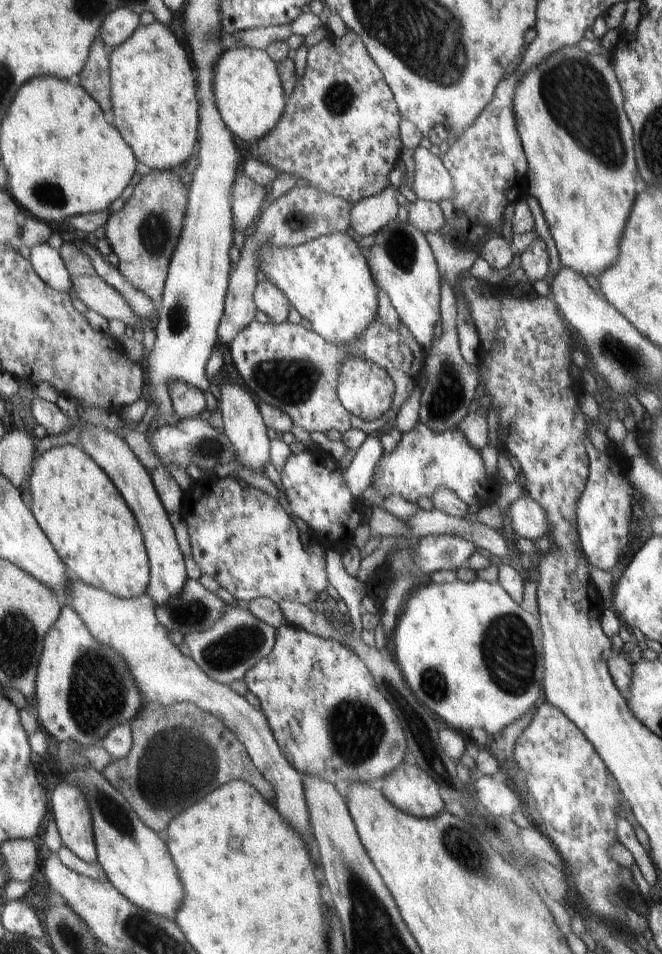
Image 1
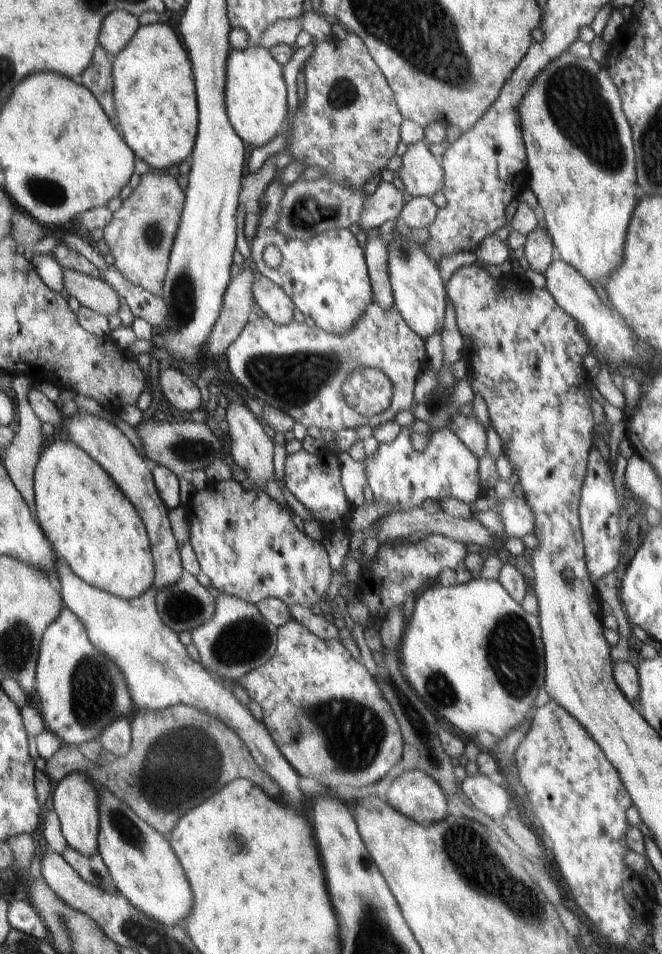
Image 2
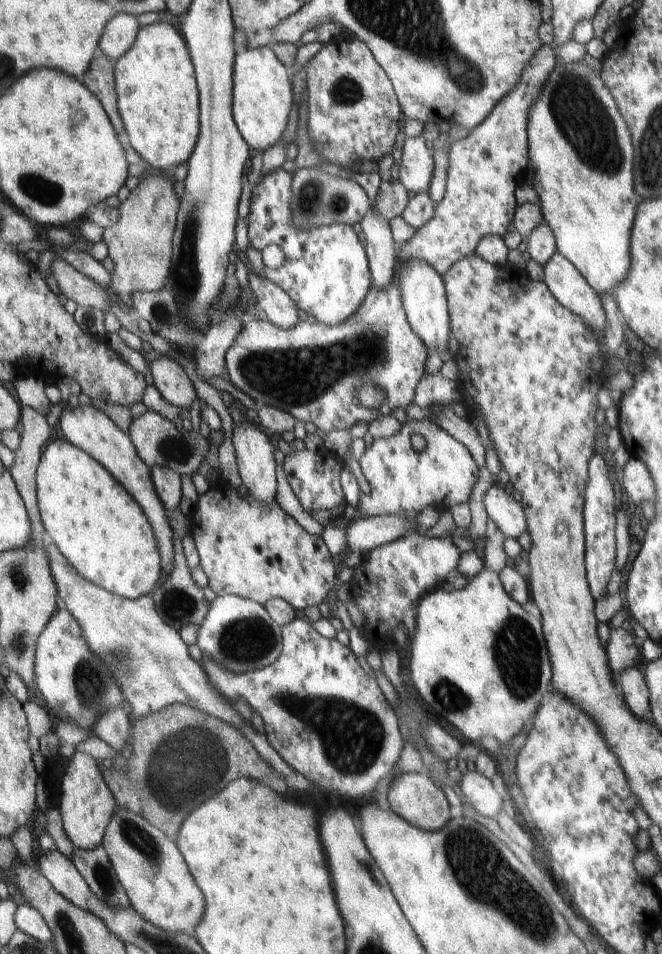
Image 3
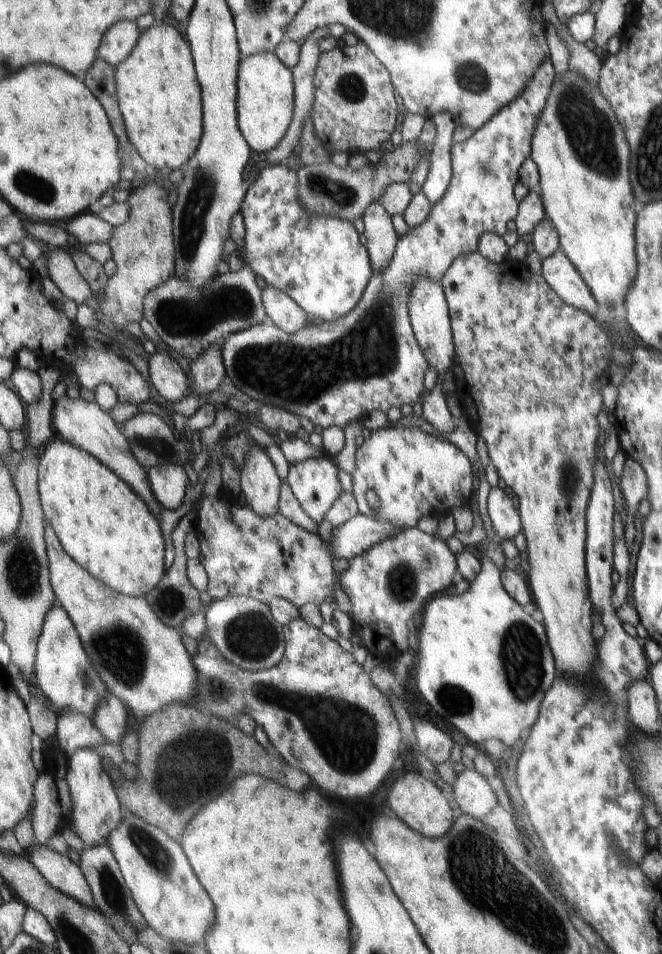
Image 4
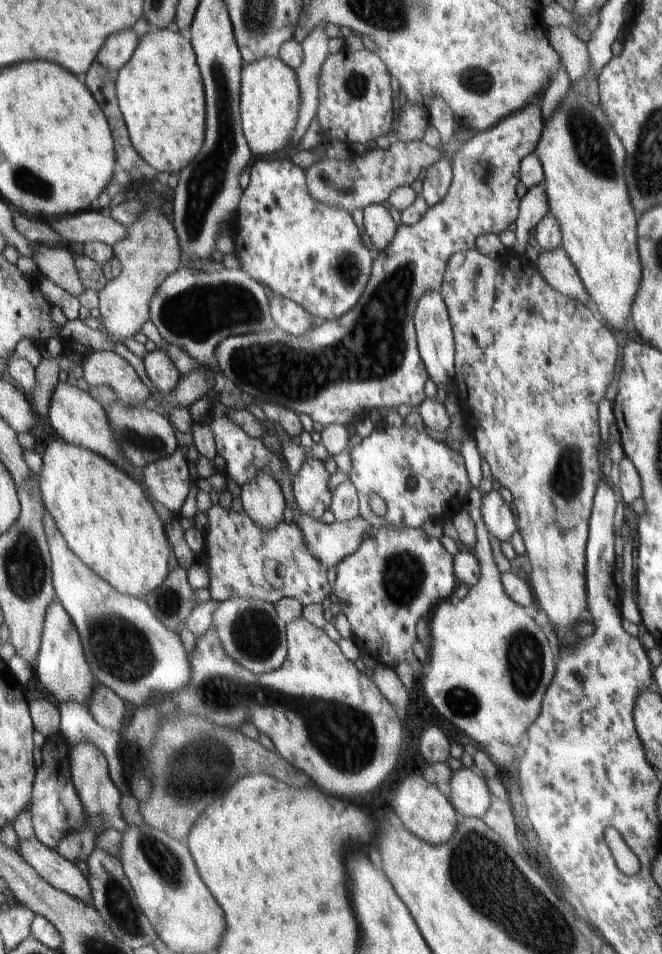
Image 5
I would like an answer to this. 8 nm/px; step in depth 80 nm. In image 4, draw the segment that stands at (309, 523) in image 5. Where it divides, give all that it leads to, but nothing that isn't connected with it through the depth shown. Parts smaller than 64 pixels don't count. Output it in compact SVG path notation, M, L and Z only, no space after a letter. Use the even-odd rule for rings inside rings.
M356 515L342 526L333 528L333 541L328 544L331 557L351 559L378 541L391 537L398 527L366 515Z

